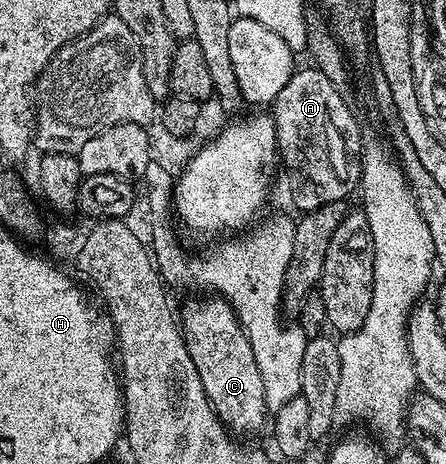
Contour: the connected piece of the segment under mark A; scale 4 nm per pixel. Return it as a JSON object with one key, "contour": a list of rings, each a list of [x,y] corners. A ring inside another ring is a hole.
{"contour":[[[314,67],[296,68],[295,74],[277,91],[275,100],[269,106],[269,115],[275,124],[275,147],[278,160],[287,168],[291,185],[295,190],[291,197],[299,211],[325,207],[325,203],[347,201],[350,193],[359,188],[359,176],[363,170],[363,146],[365,138],[359,134],[359,125],[342,97],[340,86],[334,85],[320,69]]]}

